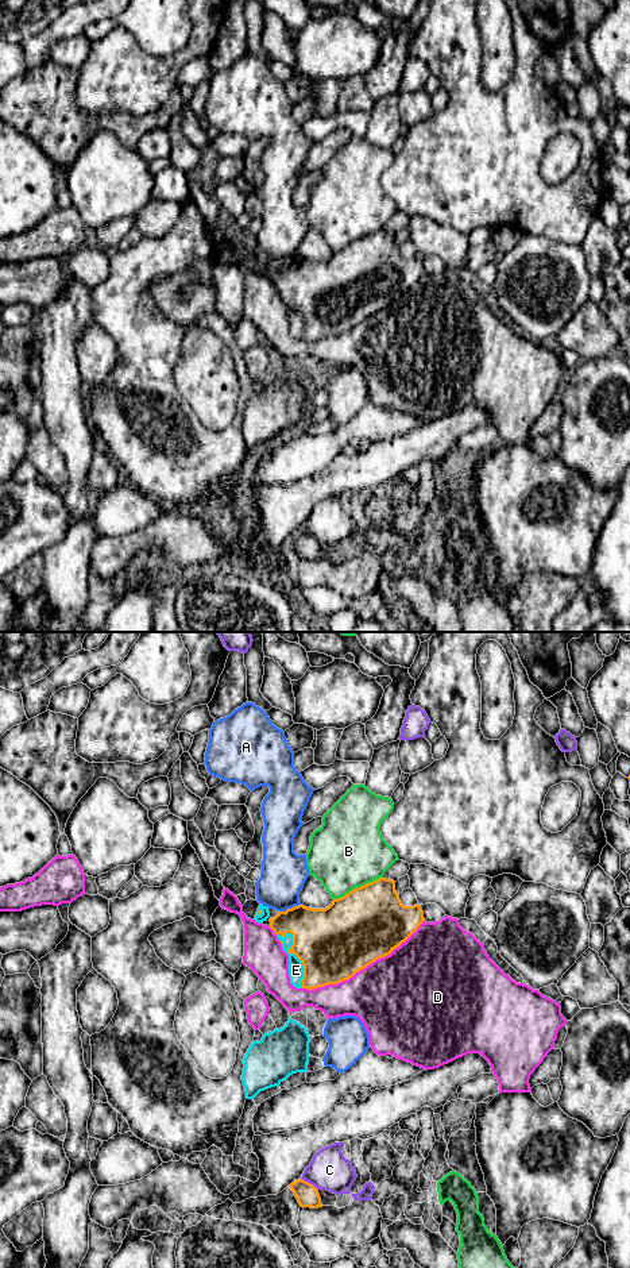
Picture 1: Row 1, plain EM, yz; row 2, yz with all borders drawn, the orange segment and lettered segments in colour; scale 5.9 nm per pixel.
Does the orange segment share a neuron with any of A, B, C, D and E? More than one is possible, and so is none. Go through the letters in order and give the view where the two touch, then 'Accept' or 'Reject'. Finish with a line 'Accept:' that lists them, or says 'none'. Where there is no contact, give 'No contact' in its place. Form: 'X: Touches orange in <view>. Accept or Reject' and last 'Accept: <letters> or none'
A: Touches orange in yz. Reject
B: Touches orange in yz. Reject
C: Touches orange in yz. Reject
D: Touches orange in yz. Reject
E: Touches orange in yz. Accept
Accept: E

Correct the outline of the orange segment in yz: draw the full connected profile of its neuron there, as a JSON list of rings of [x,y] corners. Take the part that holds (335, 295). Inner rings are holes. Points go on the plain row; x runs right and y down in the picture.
[[[379,230],[325,261],[298,257],[278,263],[270,280],[289,307],[290,335],[314,342],[348,332],[390,307],[424,273],[418,255],[405,258],[395,234]]]

